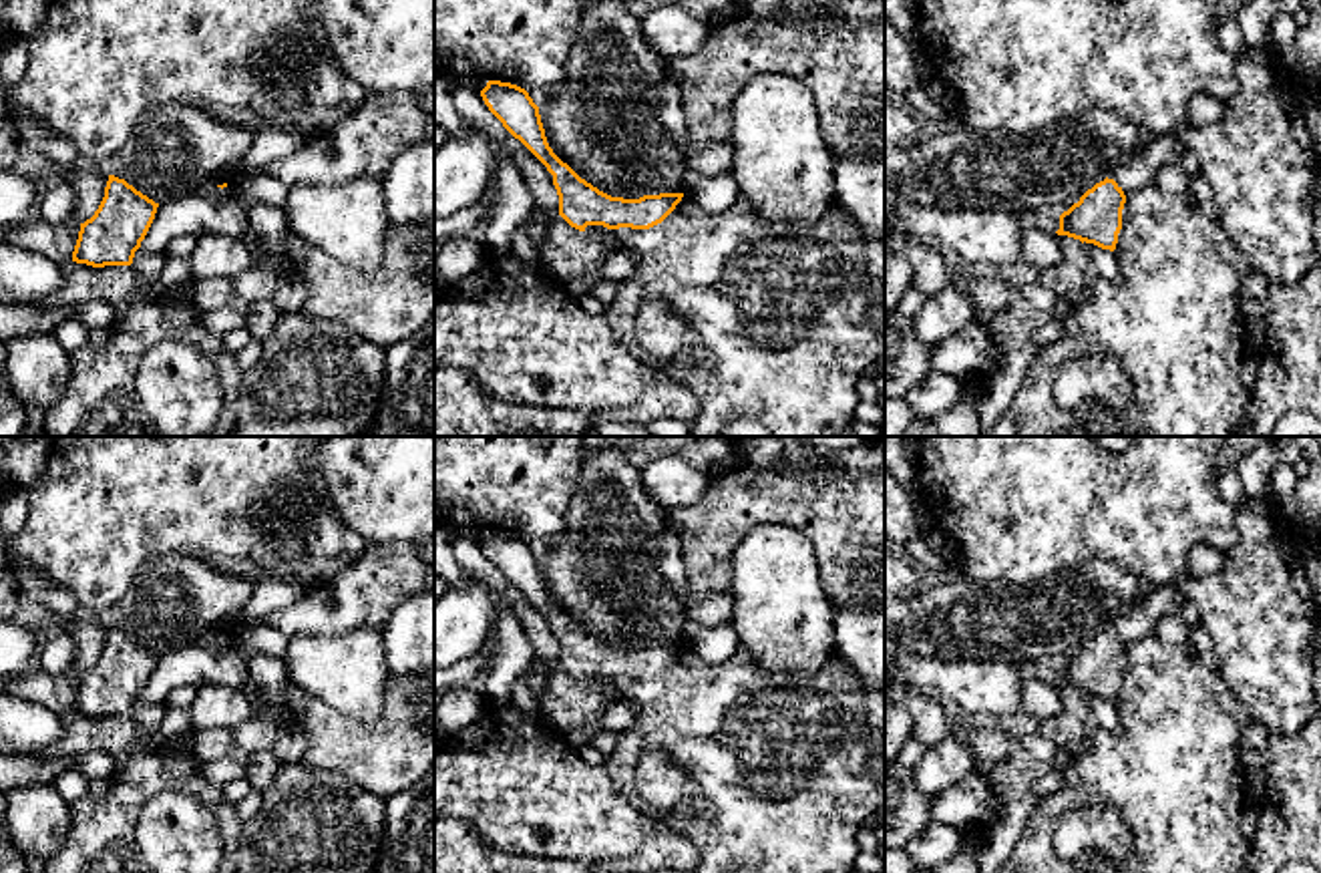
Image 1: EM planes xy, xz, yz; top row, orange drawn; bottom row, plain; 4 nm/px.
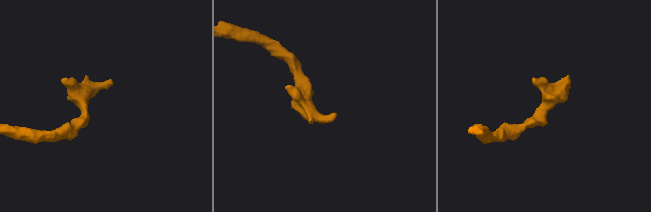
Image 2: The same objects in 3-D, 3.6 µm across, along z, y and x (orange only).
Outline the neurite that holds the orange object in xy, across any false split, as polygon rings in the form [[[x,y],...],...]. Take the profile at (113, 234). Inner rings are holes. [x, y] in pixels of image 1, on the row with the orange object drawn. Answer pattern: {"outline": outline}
{"outline": [[[109,175],[105,197],[90,219],[80,223],[72,261],[92,268],[131,266],[159,203],[125,179]]]}

